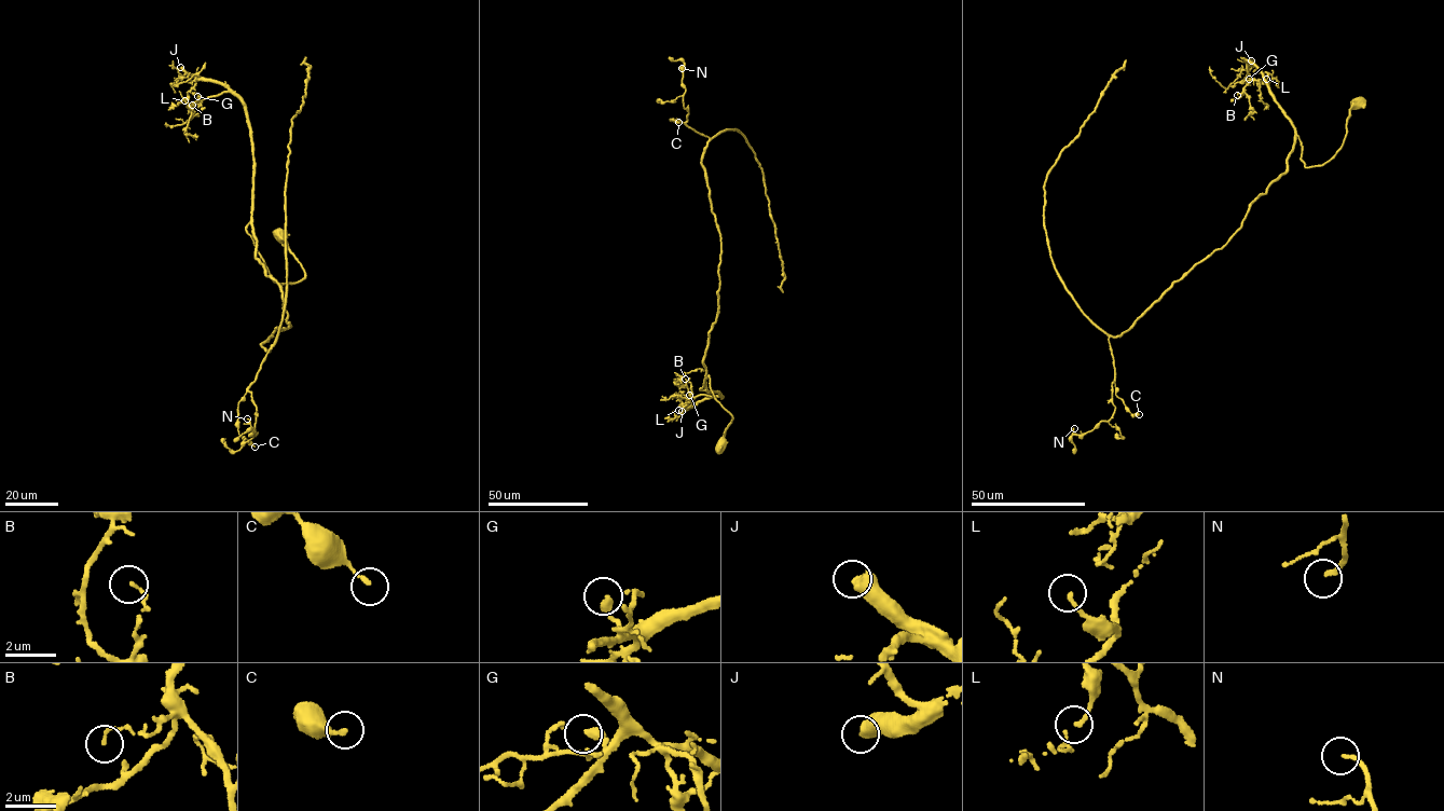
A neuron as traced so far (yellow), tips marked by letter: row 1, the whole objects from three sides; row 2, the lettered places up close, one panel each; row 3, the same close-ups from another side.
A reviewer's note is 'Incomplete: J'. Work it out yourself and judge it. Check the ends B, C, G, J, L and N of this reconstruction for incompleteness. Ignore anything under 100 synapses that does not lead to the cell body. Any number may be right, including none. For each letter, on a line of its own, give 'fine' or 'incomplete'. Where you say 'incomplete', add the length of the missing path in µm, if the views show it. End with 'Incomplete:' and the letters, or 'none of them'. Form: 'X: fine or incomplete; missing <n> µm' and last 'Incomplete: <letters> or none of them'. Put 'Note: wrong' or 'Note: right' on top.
Note: right
B: fine
C: fine
G: fine
J: incomplete; missing 70 µm
L: fine
N: fine
Incomplete: J

